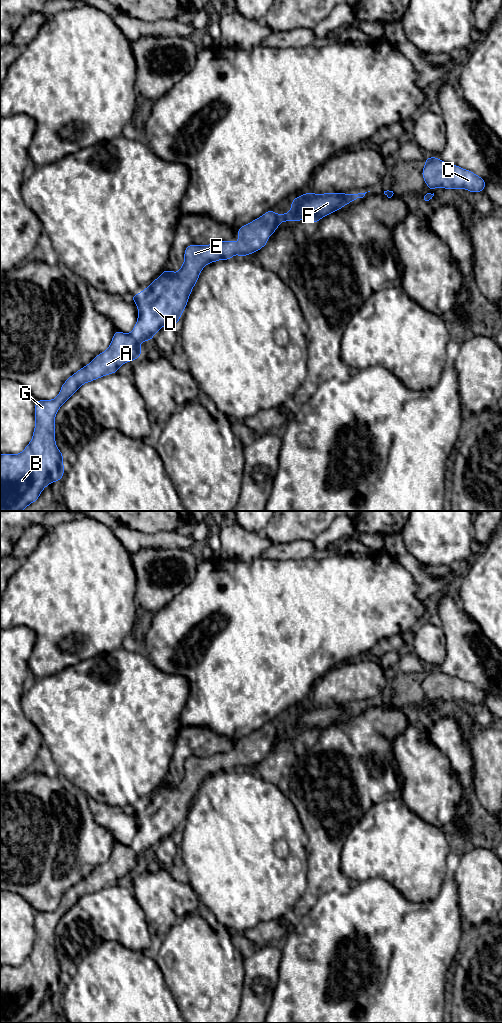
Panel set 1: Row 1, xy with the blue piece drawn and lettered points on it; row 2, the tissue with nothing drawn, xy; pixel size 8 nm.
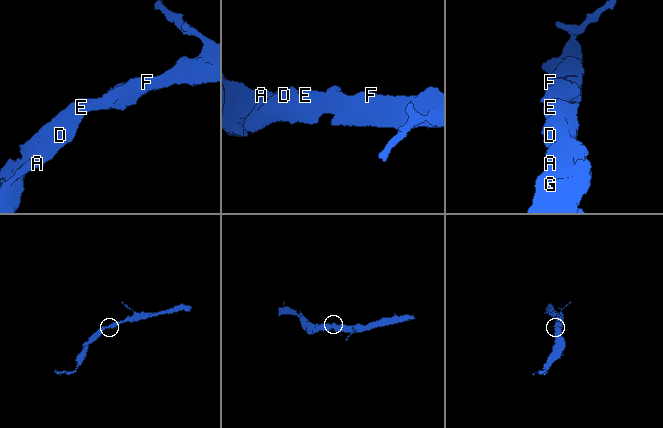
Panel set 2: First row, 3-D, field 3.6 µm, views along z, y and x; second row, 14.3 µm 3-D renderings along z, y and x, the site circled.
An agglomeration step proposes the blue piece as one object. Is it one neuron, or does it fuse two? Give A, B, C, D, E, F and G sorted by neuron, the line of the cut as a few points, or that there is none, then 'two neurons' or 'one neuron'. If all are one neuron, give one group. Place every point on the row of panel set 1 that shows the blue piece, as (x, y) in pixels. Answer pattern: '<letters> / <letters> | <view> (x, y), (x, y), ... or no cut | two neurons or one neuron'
A B C D E F G | no cut | one neuron

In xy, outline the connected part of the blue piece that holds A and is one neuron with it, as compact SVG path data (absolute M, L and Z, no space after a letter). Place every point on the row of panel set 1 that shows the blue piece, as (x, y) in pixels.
M304 193L291 201L292 207L286 214L278 213L276 215L274 210L269 210L261 217L239 227L237 244L229 239L210 245L188 245L184 252L184 263L177 273L172 270L163 271L147 288L130 297L138 308L138 319L132 332L125 334L116 330L108 349L95 356L88 365L71 375L63 383L55 399L36 400L35 428L31 441L17 455L0 454L0 511L22 511L31 503L37 501L45 487L62 479L65 470L63 453L58 450L55 441L55 416L57 411L84 383L114 374L121 365L139 358L142 354L140 344L146 340L151 341L163 326L178 324L187 306L192 289L207 264L232 259L235 254L239 254L240 258L253 254L268 243L268 237L274 235L280 222L309 220L312 223L317 223L323 217L343 208L348 203L363 198L366 193Z

